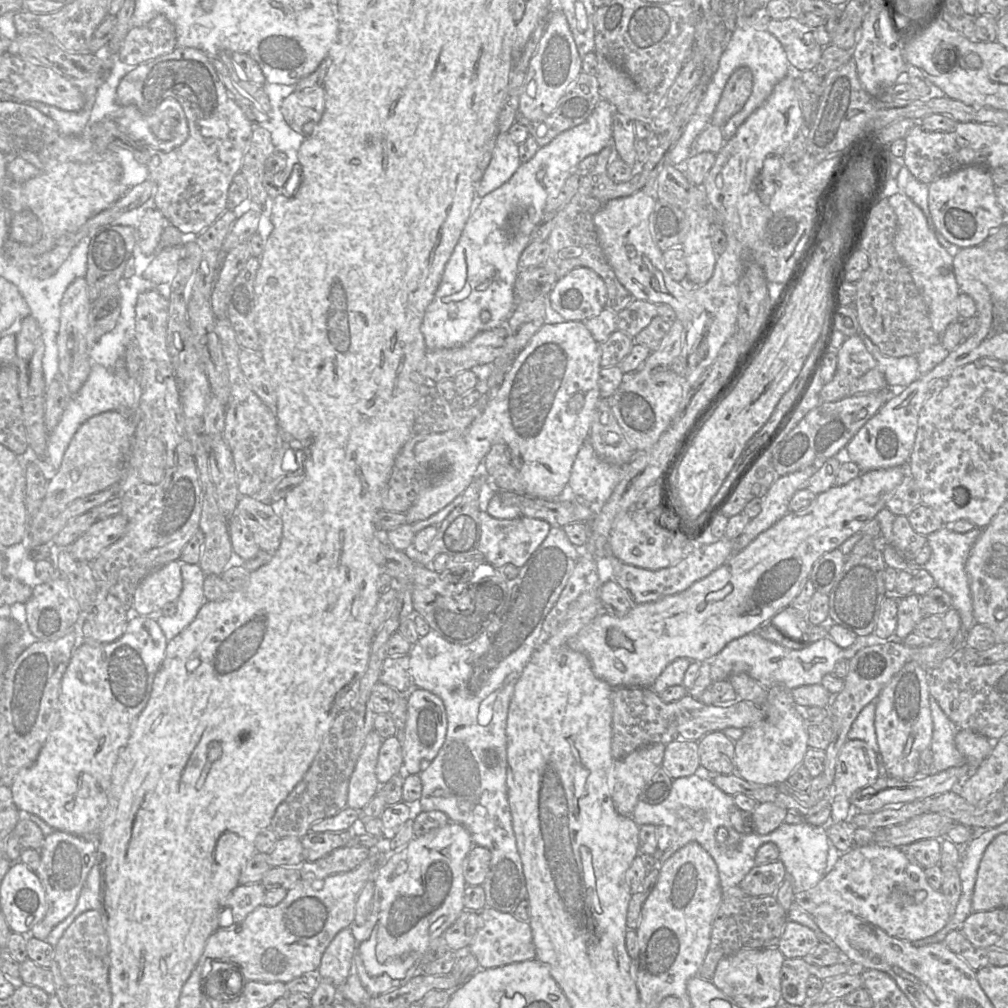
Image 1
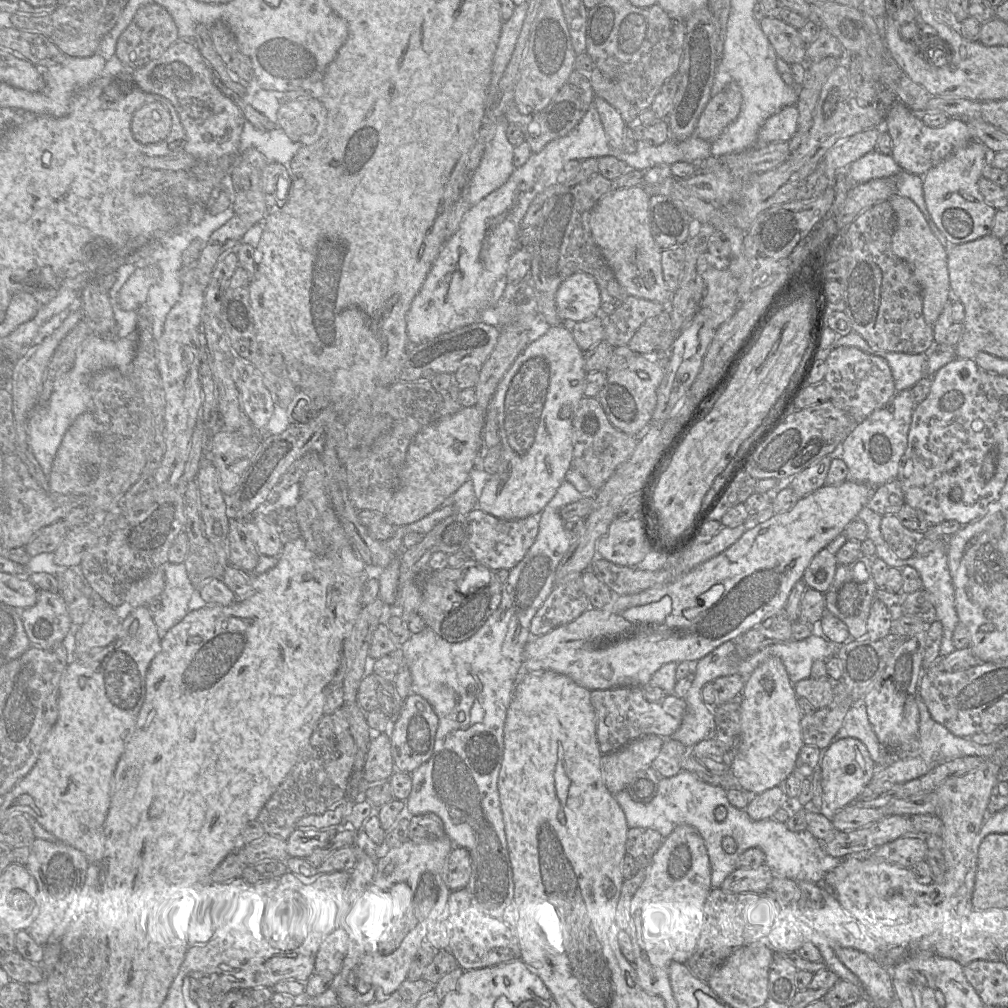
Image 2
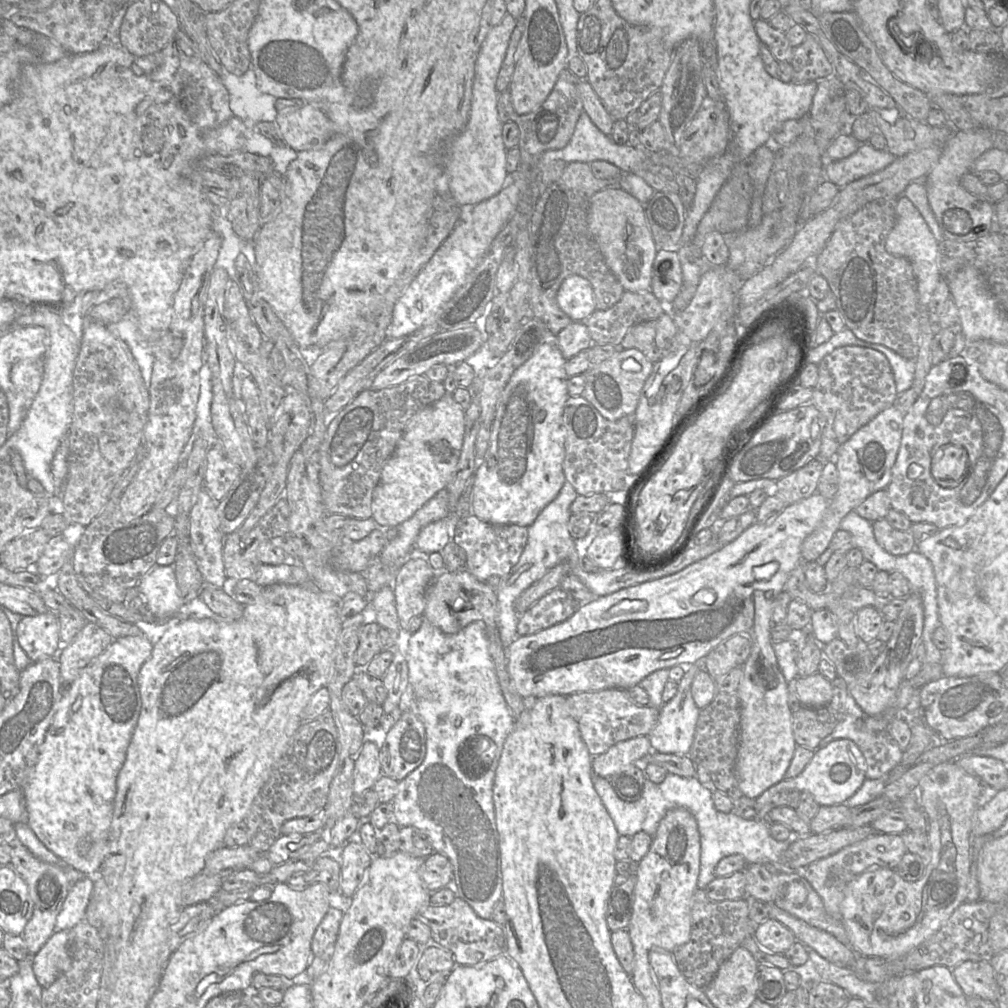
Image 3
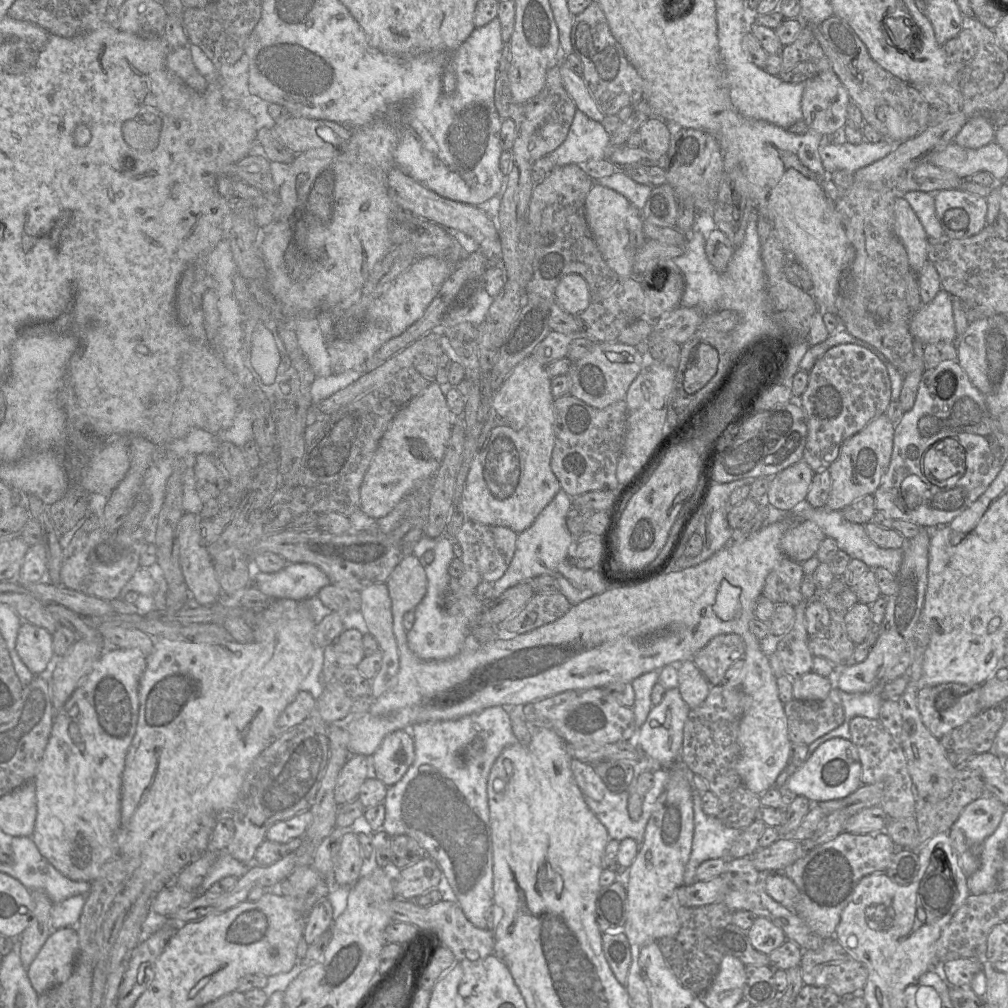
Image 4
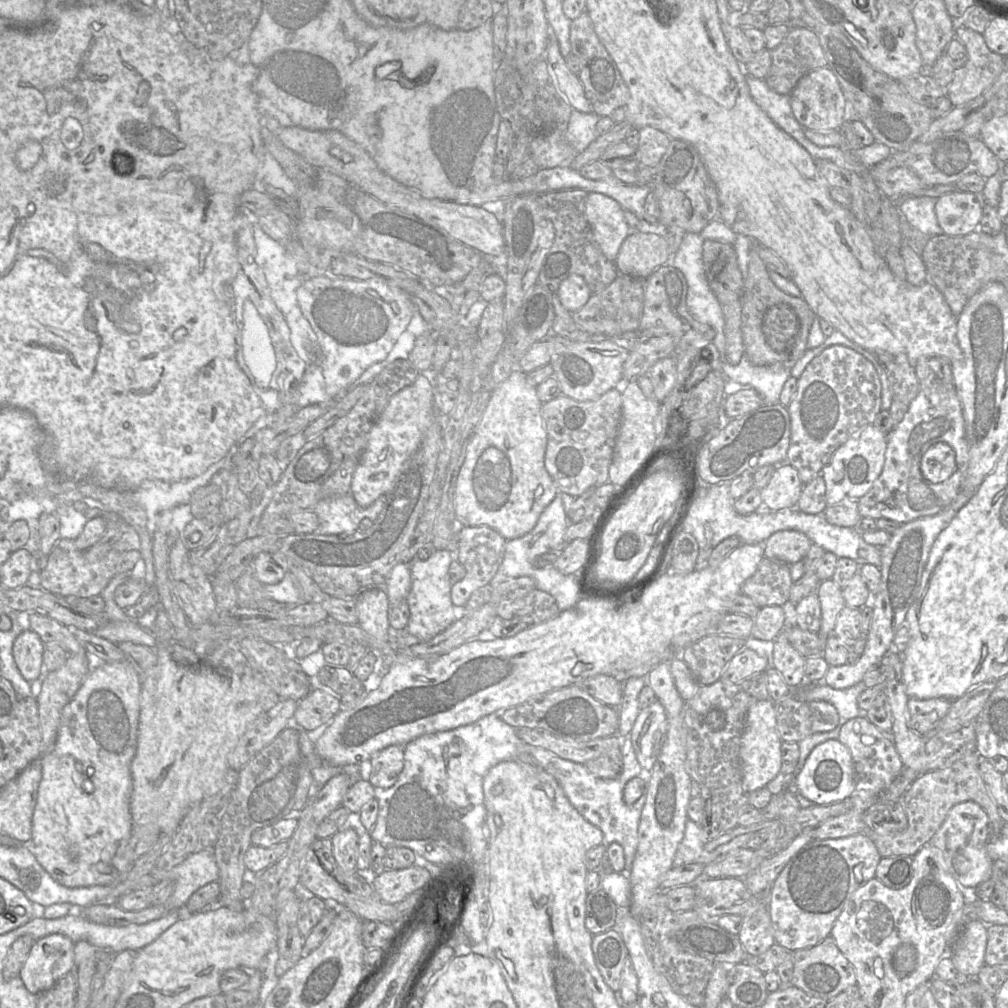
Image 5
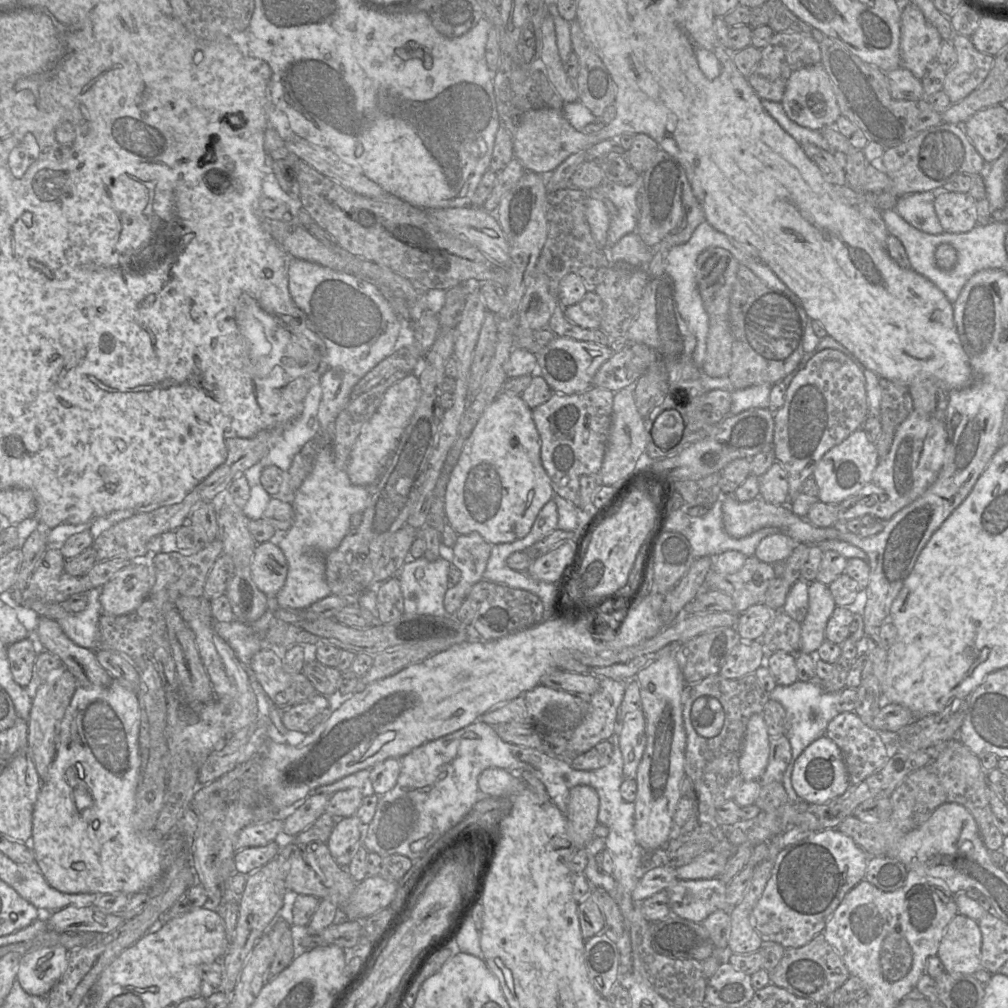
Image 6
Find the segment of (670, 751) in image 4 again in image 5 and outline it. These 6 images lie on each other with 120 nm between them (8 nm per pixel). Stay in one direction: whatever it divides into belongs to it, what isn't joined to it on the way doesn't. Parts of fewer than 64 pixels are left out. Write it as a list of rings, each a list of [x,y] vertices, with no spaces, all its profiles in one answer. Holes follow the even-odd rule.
[[[659,701],[640,710],[629,737],[639,764],[650,771],[660,753],[667,732],[665,709]]]

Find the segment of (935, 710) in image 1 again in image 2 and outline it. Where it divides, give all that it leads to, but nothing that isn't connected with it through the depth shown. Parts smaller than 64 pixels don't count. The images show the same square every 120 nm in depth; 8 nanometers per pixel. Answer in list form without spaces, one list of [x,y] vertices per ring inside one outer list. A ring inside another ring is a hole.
[[[919,688],[917,690],[916,702],[919,708],[918,738],[921,746],[919,755],[915,757],[898,757],[895,758],[887,767],[877,768],[877,771],[874,773],[869,785],[883,784],[884,782],[894,784],[905,783],[927,774],[942,763],[965,756],[981,756],[989,758],[996,750],[998,744],[979,745],[968,738],[955,736],[942,724],[936,722],[931,717],[927,706],[920,697]]]

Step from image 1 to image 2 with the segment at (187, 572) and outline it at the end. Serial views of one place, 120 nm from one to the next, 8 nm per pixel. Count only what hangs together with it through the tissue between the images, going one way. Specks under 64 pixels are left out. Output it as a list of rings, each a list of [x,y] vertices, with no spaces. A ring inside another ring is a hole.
[[[167,562],[162,567],[165,587],[159,597],[161,608],[152,618],[157,628],[168,632],[190,612],[188,603],[197,591],[191,584],[185,565]]]

